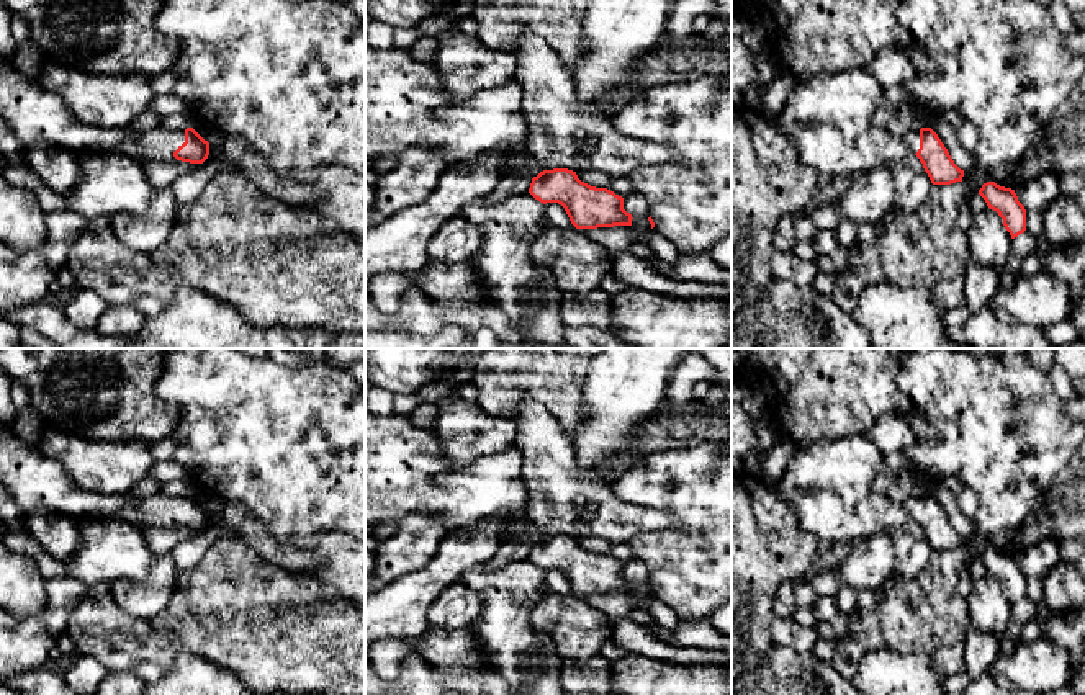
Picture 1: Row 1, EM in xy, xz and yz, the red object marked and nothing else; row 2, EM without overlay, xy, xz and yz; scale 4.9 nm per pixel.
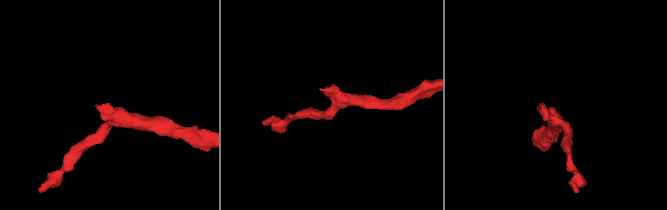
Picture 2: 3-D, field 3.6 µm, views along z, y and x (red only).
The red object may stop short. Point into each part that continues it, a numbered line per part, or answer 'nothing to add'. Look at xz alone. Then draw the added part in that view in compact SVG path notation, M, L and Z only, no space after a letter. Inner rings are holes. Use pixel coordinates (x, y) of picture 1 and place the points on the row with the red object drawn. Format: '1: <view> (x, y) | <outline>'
1: xz (406, 107) | M365 43L365 165L386 154L422 149L440 154L447 167L501 155L504 173L537 177L545 167L527 150L529 136L517 80L484 88L455 103L432 64L417 62L406 49L373 49Z

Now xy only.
1: xy (35, 115) | M0 59L0 116L21 142L54 144L77 157L93 152L115 152L137 160L177 160L173 152L185 142L185 129L167 131L160 126L146 134L105 129L82 123L64 98L23 77L11 61Z

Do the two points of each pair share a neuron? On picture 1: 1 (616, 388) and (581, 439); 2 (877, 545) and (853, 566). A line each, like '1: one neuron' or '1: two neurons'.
1: one neuron
2: one neuron

